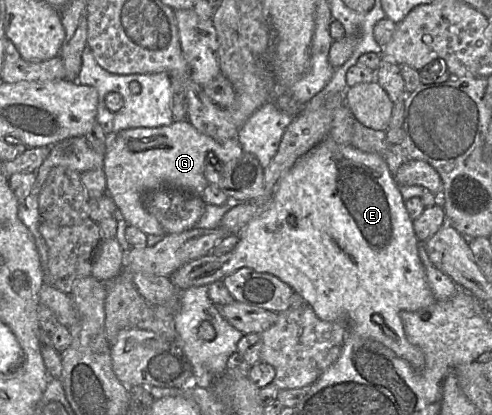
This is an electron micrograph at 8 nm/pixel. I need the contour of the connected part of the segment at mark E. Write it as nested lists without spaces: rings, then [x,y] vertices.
[[[327,136],[305,155],[300,157],[283,175],[273,192],[269,205],[259,215],[251,219],[240,231],[239,242],[235,249],[223,255],[209,254],[189,261],[174,271],[169,276],[169,279],[178,290],[184,291],[192,287],[207,286],[212,282],[223,280],[227,275],[243,267],[251,268],[258,273],[272,274],[290,286],[294,292],[298,293],[313,309],[320,320],[326,322],[341,322],[347,327],[347,335],[352,334],[383,344],[391,349],[398,357],[407,361],[415,371],[420,372],[425,366],[424,354],[418,347],[412,345],[407,340],[400,317],[402,311],[422,311],[436,301],[427,282],[424,266],[418,256],[419,243],[414,233],[412,220],[405,209],[399,186],[395,182],[393,174],[389,171],[382,157],[375,153],[363,152],[353,145],[338,144]]]

